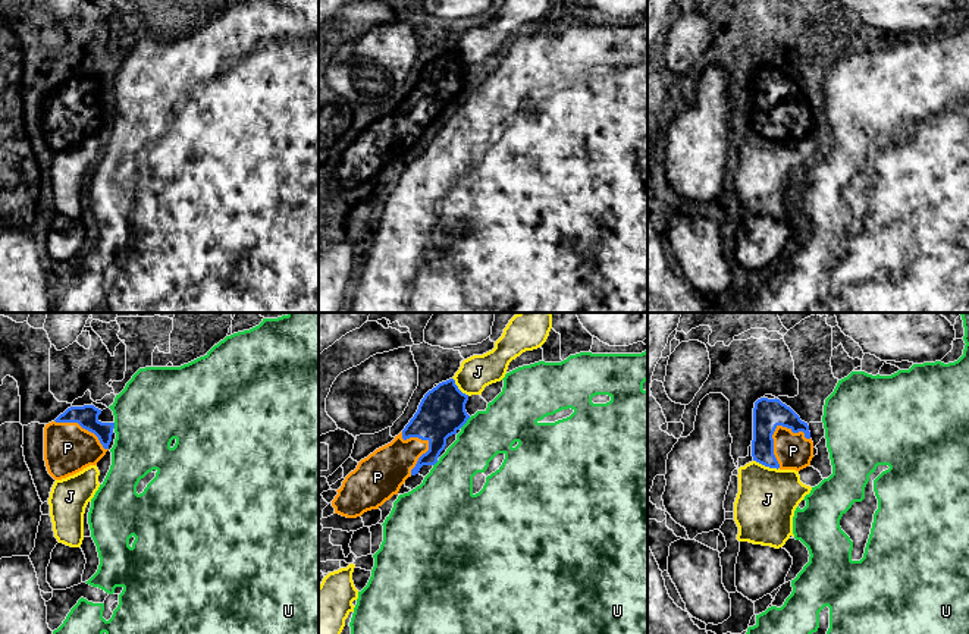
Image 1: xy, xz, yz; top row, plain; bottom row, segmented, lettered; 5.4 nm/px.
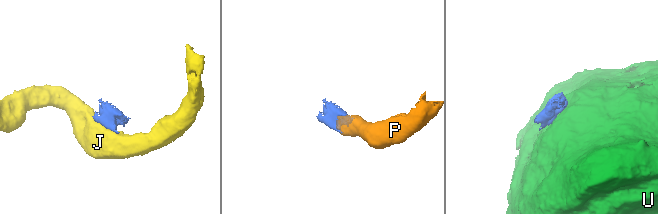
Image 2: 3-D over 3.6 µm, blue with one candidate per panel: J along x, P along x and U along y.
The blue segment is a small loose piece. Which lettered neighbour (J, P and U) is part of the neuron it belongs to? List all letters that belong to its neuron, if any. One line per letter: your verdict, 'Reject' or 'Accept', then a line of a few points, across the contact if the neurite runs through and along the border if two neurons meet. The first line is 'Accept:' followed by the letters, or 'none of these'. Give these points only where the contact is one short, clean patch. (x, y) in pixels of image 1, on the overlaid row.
Accept: P
J: Reject
P: Accept. Line: yz (768, 413), (772, 420), (772, 433), (793, 451)
U: Reject. Line: xz (470, 417), (460, 427)

